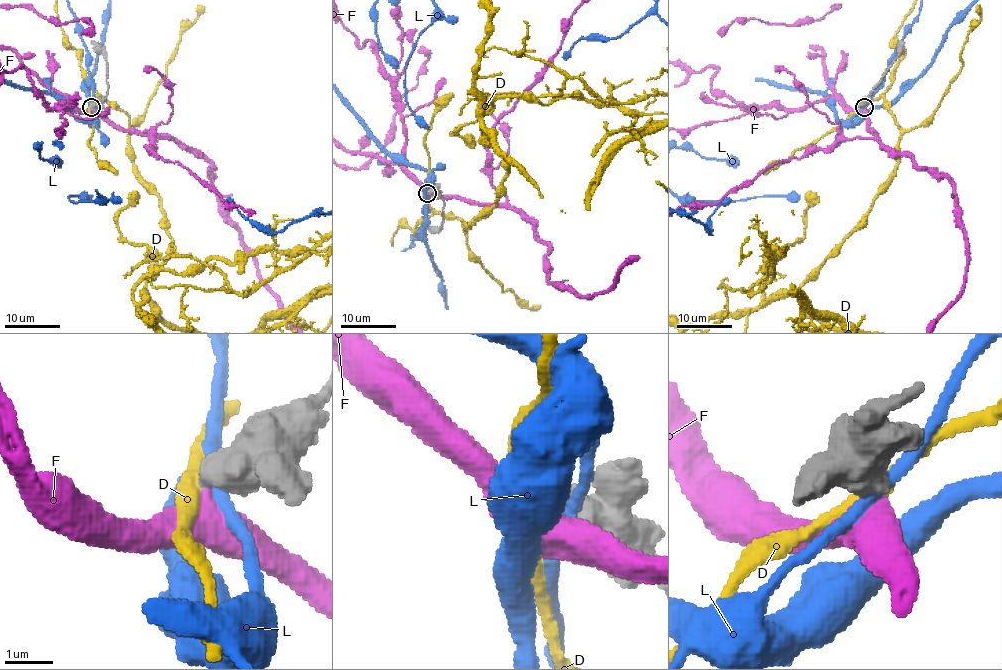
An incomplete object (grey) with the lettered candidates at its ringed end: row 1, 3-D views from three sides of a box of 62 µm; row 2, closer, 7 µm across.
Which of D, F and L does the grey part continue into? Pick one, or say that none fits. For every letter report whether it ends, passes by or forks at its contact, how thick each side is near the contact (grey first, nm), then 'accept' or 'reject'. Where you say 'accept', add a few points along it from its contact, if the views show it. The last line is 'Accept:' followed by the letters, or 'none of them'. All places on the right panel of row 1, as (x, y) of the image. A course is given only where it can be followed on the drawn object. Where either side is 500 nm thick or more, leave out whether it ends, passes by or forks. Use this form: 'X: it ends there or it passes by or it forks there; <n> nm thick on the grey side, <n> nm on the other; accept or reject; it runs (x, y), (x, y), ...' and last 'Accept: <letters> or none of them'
D: 600 nm thick on the grey side, 380 nm on the other; reject
F: 600 nm thick on the grey side, 500 nm on the other; accept
L: 800 nm thick on the grey side, 280 nm on the other; reject
Accept: F

